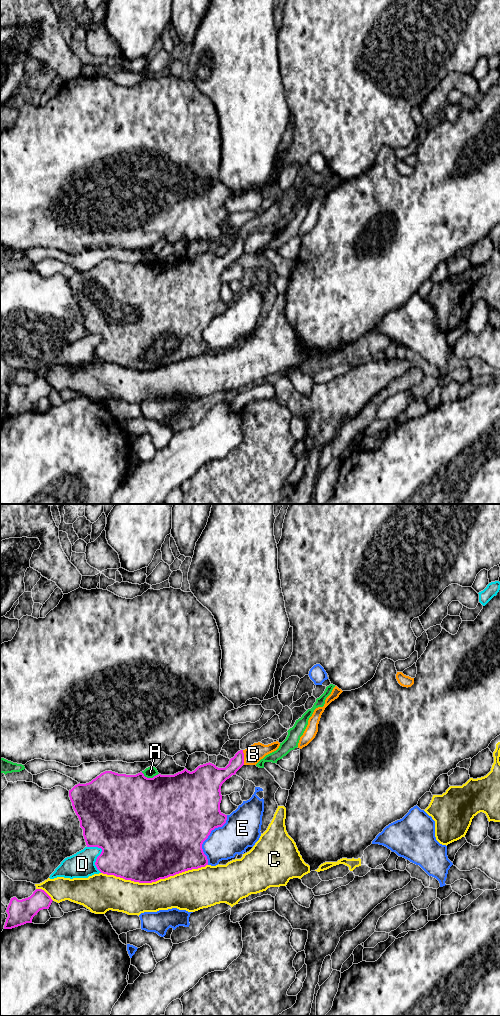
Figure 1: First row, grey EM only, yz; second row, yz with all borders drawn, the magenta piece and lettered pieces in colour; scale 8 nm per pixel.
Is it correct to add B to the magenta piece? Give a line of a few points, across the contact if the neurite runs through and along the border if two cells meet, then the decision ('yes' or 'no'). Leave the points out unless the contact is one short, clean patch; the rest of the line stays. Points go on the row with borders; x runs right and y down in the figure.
line yz (242, 750), (244, 764); no

